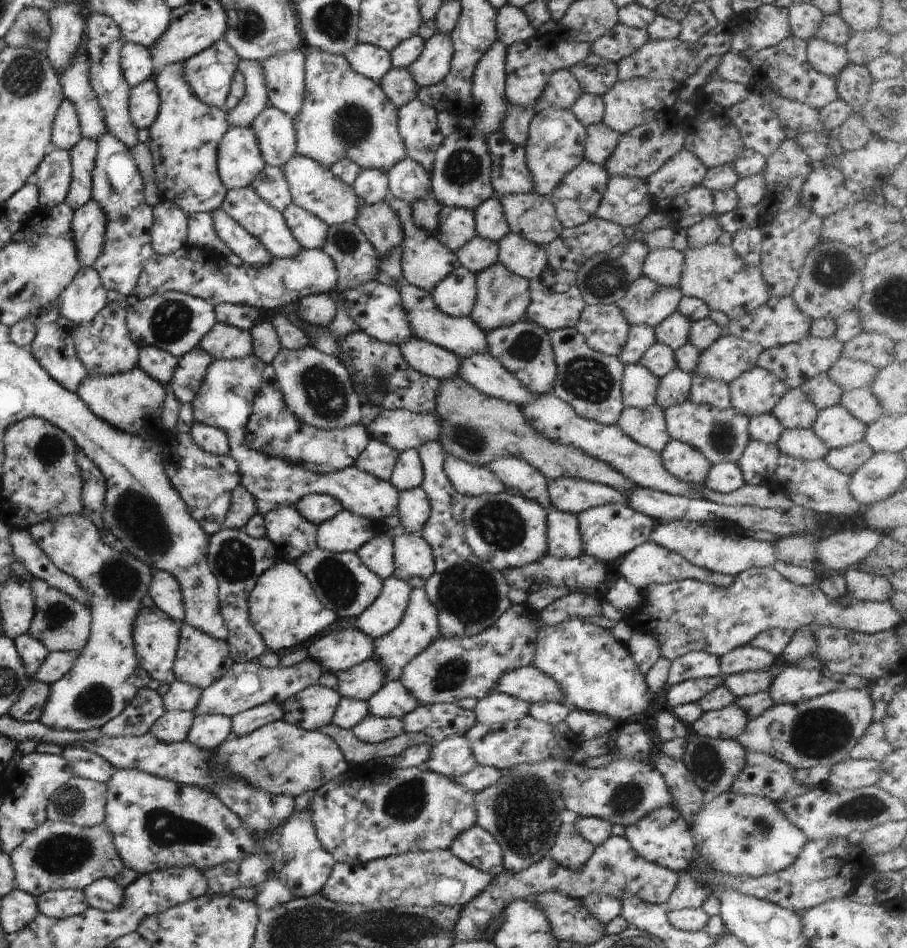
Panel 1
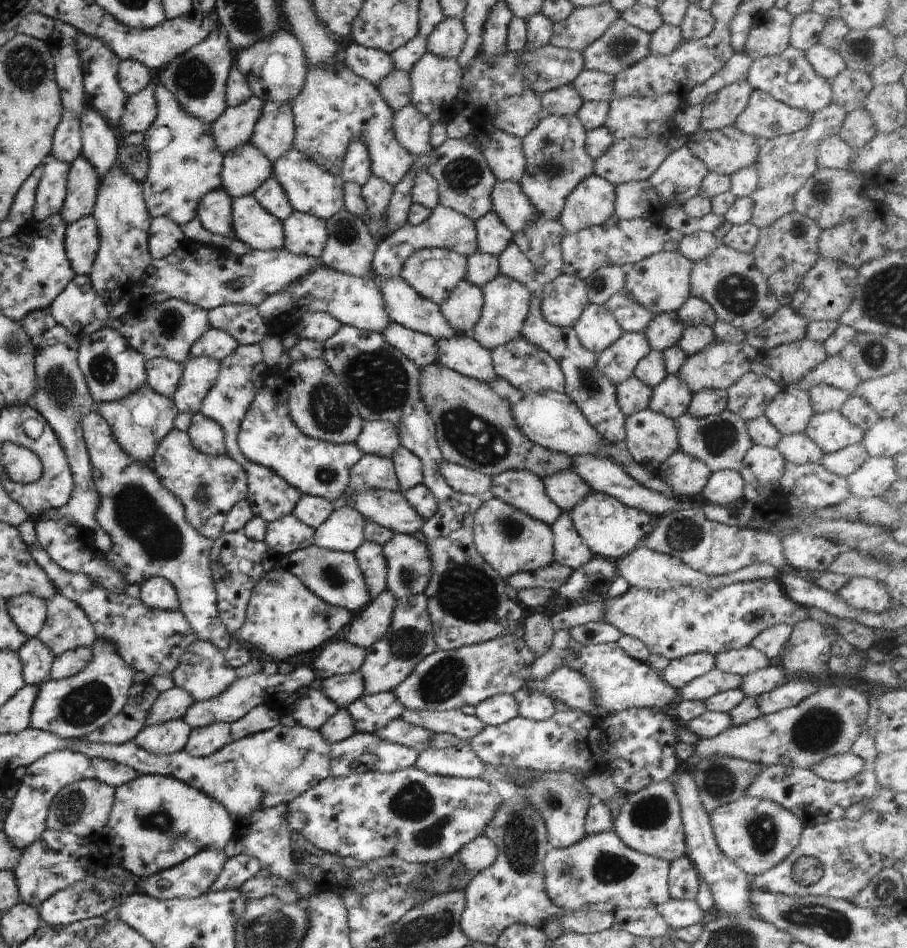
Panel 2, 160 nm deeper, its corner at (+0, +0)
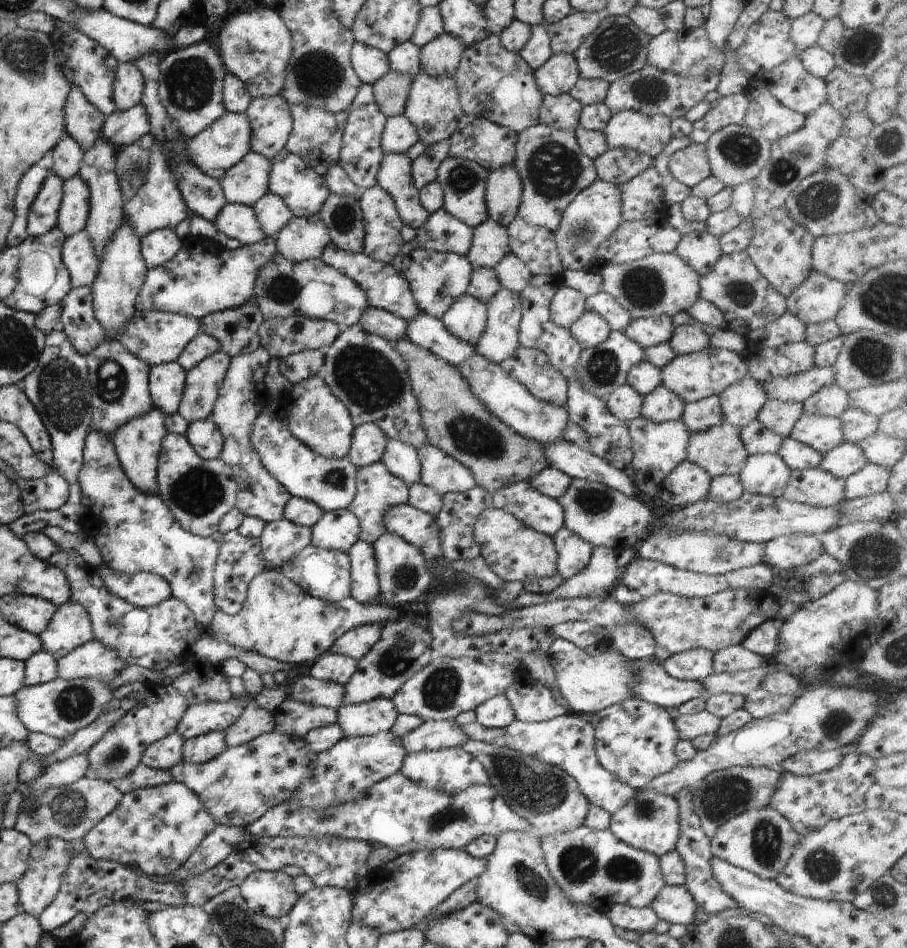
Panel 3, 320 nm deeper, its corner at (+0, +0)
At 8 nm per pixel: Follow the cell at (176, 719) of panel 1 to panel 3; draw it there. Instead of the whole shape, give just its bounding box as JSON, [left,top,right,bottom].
[140,731,183,771]

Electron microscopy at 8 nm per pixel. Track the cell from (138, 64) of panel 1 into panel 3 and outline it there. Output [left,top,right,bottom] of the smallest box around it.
[110,62,143,111]

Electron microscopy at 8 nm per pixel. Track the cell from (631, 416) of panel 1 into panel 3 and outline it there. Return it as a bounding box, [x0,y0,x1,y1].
[627,416,689,496]

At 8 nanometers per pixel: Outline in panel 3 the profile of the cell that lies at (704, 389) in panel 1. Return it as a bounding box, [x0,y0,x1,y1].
[680,395,724,433]

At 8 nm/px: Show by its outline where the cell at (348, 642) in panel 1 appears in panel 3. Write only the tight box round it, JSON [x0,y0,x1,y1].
[308,650,356,686]

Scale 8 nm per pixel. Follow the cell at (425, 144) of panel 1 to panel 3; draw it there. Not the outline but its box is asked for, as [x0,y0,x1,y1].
[380,114,418,154]

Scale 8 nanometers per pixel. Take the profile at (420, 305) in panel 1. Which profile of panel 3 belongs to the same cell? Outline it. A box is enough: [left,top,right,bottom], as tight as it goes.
[320,242,420,322]

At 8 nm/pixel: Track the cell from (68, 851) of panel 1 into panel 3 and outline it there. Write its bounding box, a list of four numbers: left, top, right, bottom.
[15,839,70,919]

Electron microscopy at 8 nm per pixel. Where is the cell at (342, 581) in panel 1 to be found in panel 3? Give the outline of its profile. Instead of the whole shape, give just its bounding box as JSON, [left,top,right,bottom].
[279,545,350,603]

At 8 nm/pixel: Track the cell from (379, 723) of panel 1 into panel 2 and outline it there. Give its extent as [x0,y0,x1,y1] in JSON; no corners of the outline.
[373,719,432,753]

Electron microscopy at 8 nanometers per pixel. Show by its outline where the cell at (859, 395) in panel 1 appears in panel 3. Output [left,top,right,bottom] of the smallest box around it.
[839,407,878,443]

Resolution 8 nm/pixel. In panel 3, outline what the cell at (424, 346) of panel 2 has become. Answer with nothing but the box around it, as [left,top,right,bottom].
[357,305,405,341]

